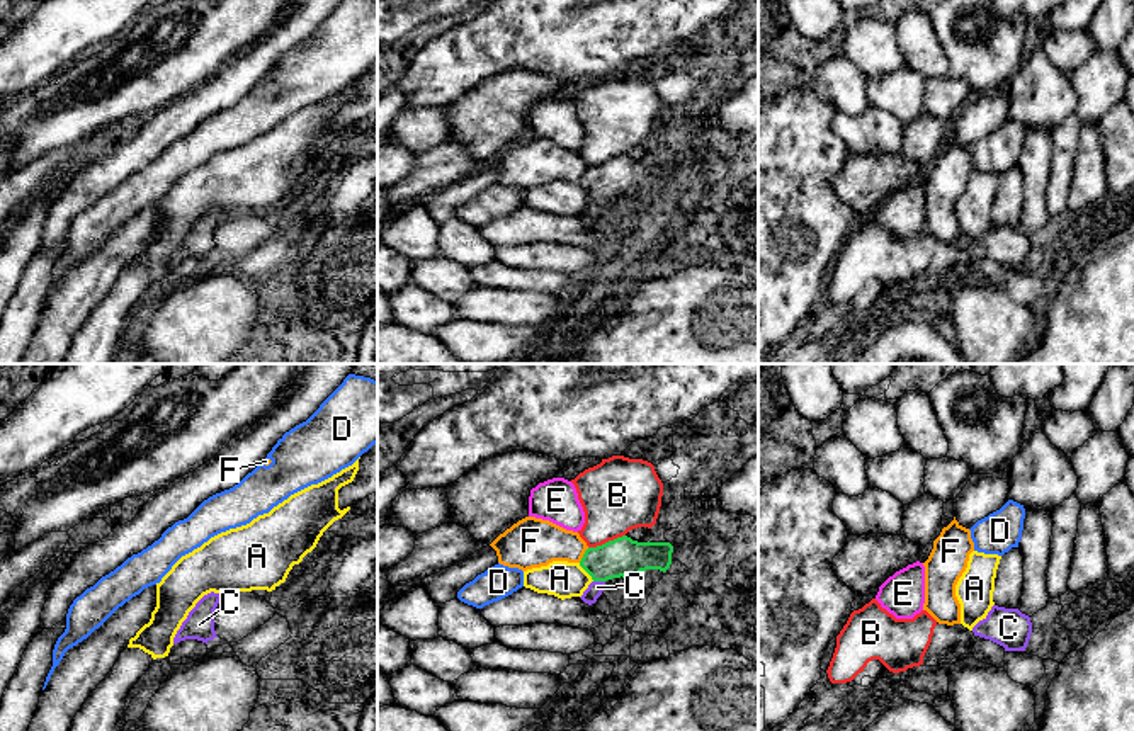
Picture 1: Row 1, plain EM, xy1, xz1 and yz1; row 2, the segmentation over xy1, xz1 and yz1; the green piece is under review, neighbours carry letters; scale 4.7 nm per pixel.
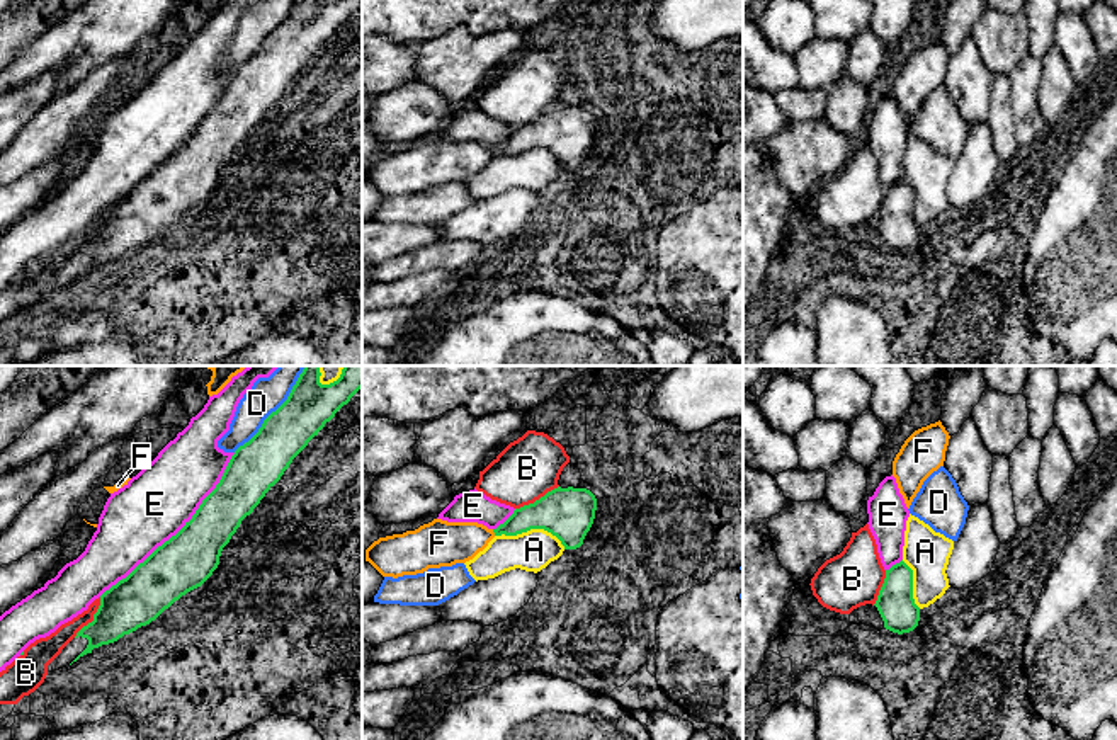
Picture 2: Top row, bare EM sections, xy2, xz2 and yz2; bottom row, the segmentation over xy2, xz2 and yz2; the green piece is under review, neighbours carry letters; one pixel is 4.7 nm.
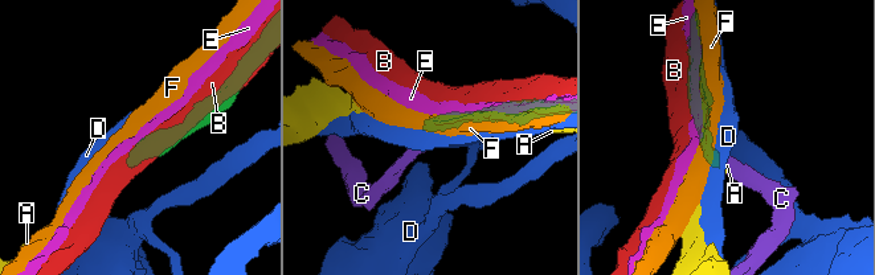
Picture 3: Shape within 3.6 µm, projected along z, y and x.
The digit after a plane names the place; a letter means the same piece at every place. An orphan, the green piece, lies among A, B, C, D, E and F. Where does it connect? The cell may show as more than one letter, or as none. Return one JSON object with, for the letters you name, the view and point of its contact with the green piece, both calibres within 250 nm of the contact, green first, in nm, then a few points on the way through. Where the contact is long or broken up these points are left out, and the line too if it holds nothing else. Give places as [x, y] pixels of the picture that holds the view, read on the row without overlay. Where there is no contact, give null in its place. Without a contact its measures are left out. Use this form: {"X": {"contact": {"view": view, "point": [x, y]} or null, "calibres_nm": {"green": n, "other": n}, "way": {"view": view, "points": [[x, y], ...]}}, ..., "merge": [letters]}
{"C": {"contact": {"view": "xz1", "point": [599, 199]}, "calibres_nm": {"green": 190, "other": 70}, "way": {"view": "xz1", "points": [[623, 175], [599, 199], [595, 208]]}}, "merge": ["C"]}

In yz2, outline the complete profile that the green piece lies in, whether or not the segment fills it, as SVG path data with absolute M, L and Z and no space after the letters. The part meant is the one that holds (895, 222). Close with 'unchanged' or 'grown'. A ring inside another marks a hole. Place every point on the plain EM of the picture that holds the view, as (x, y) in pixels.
M903 179L886 189L874 225L884 240L884 247L893 252L910 252L918 245L920 226L913 218L913 189Z | unchanged

